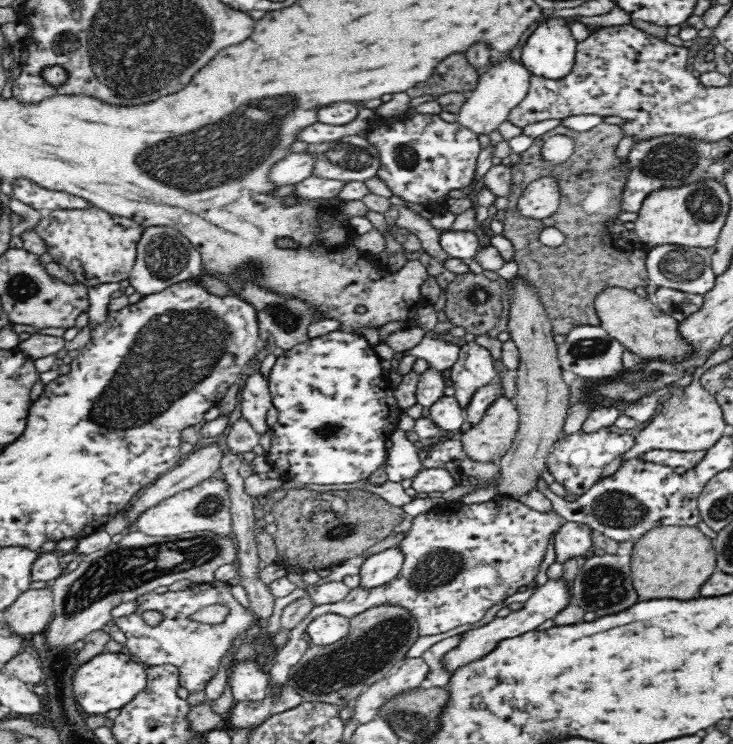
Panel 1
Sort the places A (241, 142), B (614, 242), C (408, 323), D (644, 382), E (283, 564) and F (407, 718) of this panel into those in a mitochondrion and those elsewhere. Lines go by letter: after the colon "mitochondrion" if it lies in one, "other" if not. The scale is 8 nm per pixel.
A: mitochondrion
B: other
C: other
D: mitochondrion
E: other
F: mitochondrion

